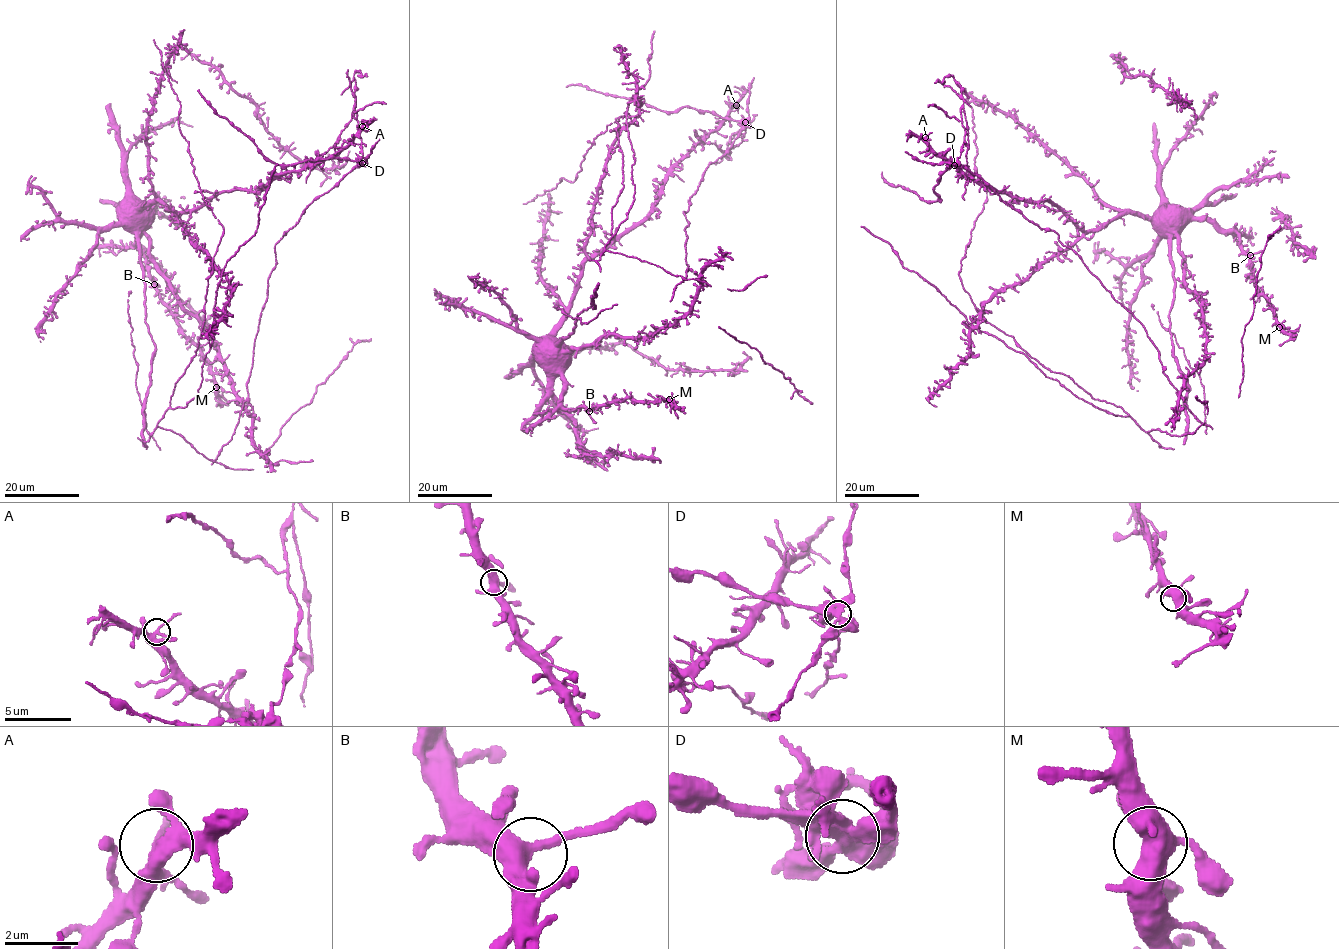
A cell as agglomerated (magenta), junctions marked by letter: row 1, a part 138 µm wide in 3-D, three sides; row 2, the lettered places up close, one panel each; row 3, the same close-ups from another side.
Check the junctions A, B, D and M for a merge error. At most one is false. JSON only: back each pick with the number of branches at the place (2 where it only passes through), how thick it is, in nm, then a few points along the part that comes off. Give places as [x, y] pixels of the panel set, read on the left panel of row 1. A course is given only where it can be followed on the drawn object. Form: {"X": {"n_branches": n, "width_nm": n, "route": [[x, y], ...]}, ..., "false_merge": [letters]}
{"D": {"n_branches": 6, "width_nm": 480, "route": [[362, 163], [338, 158], [290, 165], [266, 161], [250, 139], [225, 118], [218, 116], [198, 89]]}, "false_merge": ["D"]}

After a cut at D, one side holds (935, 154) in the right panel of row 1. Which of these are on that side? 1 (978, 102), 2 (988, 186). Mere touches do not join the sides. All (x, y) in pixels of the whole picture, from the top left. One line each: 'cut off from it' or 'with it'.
1: with it
2: with it

